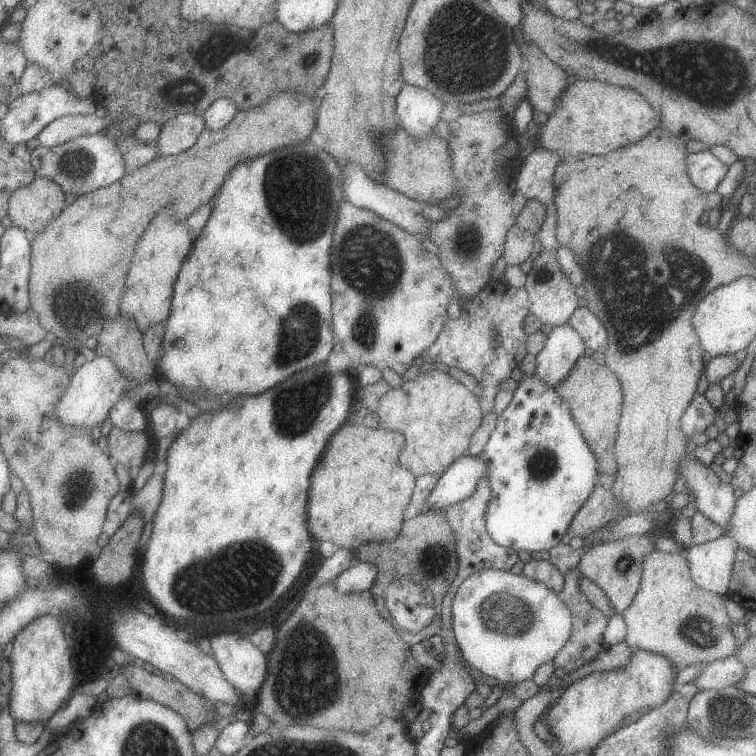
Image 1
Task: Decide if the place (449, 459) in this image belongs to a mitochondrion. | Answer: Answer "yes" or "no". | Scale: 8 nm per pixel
no

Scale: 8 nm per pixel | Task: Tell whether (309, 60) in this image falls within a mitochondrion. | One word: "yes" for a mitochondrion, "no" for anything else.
no

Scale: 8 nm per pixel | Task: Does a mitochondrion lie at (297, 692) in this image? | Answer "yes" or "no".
yes

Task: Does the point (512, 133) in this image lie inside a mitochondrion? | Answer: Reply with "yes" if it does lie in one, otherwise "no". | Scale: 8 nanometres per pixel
no

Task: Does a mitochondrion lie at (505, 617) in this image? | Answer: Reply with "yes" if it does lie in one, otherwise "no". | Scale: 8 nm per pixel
yes

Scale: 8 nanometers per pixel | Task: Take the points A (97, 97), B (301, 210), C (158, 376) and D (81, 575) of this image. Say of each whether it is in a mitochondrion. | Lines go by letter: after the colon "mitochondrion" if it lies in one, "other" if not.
A: other
B: mitochondrion
C: other
D: other

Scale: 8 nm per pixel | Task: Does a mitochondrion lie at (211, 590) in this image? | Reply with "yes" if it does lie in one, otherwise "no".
yes

